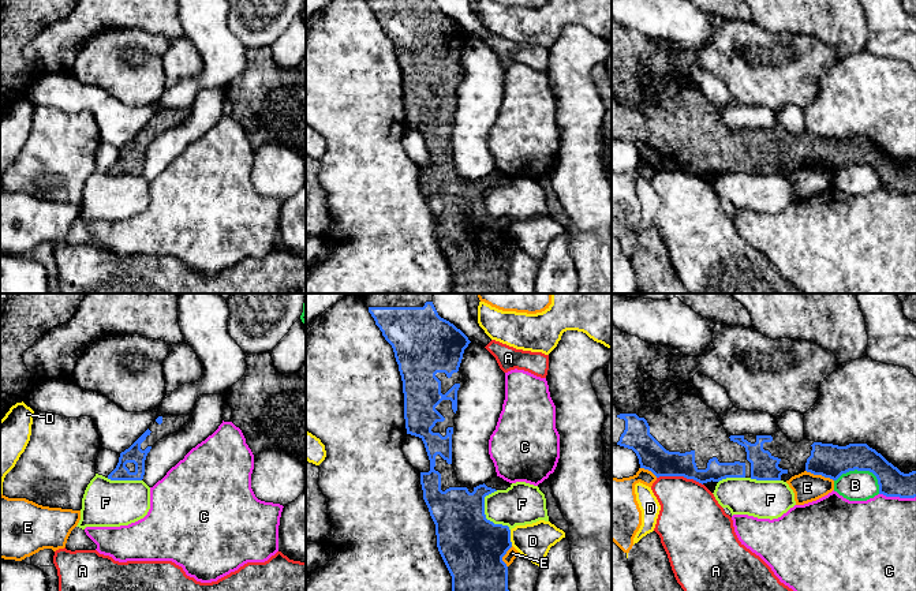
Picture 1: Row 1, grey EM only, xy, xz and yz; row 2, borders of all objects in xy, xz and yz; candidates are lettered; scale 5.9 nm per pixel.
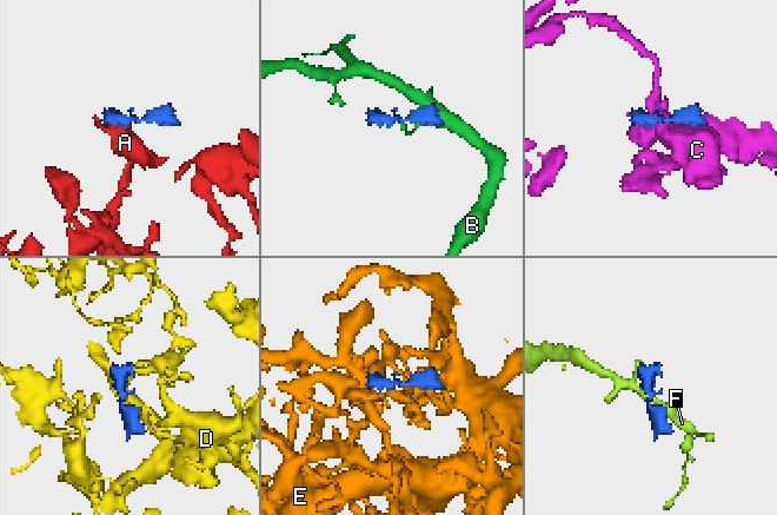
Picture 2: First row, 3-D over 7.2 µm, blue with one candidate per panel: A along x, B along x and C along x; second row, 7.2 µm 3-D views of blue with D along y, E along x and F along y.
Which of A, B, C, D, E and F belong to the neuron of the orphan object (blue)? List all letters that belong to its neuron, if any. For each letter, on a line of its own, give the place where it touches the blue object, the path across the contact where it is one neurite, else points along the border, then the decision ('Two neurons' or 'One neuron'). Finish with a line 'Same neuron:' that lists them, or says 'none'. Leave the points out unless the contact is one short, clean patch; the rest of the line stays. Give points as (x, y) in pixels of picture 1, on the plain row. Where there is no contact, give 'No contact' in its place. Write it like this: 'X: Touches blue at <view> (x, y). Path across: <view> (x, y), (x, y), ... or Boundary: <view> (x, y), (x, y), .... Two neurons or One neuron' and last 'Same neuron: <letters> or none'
A: Touches blue at yz (680, 169). Two neurons
B: Touches blue at yz (863, 164). Two neurons
C: Touches blue at yz (897, 190). Two neurons
D: Touches blue at xz (509, 232). Two neurons
E: Touches blue at yz (819, 168). Two neurons
F: Touches blue at xz (486, 213). Two neurons
Same neuron: none

